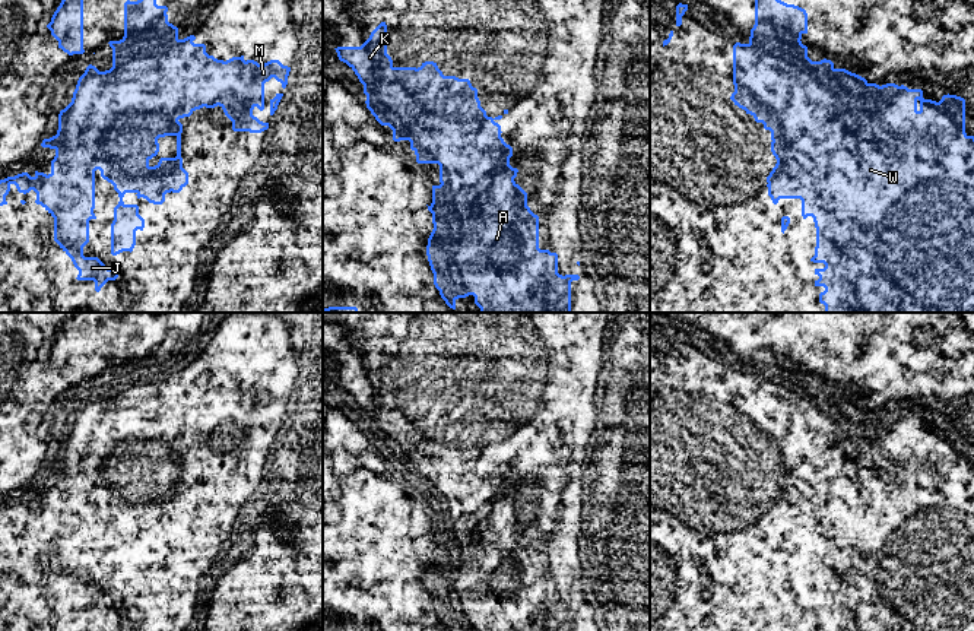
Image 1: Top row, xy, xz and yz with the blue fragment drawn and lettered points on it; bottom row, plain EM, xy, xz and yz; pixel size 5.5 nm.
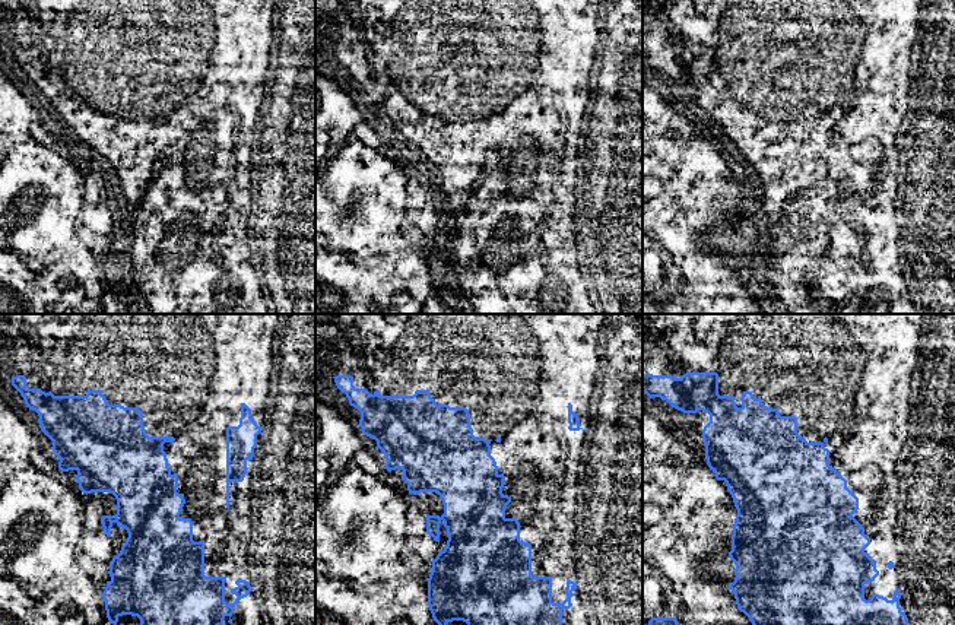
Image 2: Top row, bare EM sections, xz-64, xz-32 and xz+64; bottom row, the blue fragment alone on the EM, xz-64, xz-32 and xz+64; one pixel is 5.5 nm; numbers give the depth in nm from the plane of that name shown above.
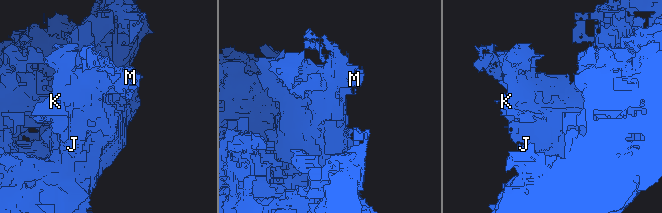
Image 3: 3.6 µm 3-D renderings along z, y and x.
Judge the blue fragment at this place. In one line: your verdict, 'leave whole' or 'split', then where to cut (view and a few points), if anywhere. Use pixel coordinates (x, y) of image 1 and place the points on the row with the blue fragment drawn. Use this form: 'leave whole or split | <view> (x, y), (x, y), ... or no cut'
split | yz (849, 72), (824, 98), (881, 126), (882, 184), (821, 225)

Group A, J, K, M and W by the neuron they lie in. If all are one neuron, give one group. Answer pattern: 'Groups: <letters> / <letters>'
Groups: A J K M / W

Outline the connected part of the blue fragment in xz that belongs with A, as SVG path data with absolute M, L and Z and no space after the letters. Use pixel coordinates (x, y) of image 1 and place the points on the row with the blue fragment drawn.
M450 184L432 186L432 203L428 206L432 213L434 229L428 238L426 256L434 273L434 285L440 291L445 304L456 310L456 301L469 295L475 297L475 304L480 308L480 313L571 313L571 282L578 280L578 275L559 275L558 273L558 254L549 250L539 248L539 216L532 210L524 218L515 218L508 209L502 213L482 213L479 207L469 206L469 197L460 196L457 199L457 207L451 206L451 187Z

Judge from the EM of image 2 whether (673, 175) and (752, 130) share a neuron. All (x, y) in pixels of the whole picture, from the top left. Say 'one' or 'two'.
two

